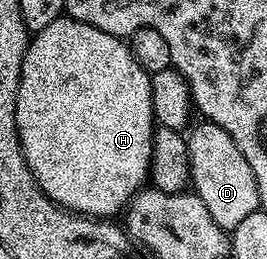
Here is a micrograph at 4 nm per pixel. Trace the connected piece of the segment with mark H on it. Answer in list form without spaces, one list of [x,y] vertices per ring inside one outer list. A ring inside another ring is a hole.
[[[69,16],[57,18],[48,28],[37,31],[29,39],[26,55],[22,61],[22,75],[16,96],[16,132],[20,140],[20,148],[24,152],[24,160],[32,172],[38,186],[57,205],[75,214],[85,214],[91,218],[103,220],[113,219],[121,215],[130,204],[130,199],[147,185],[150,177],[150,161],[152,160],[152,144],[156,123],[152,108],[152,84],[150,73],[136,60],[129,45],[123,39],[112,36],[108,32],[100,32],[100,28],[92,28],[92,24],[84,24]]]

